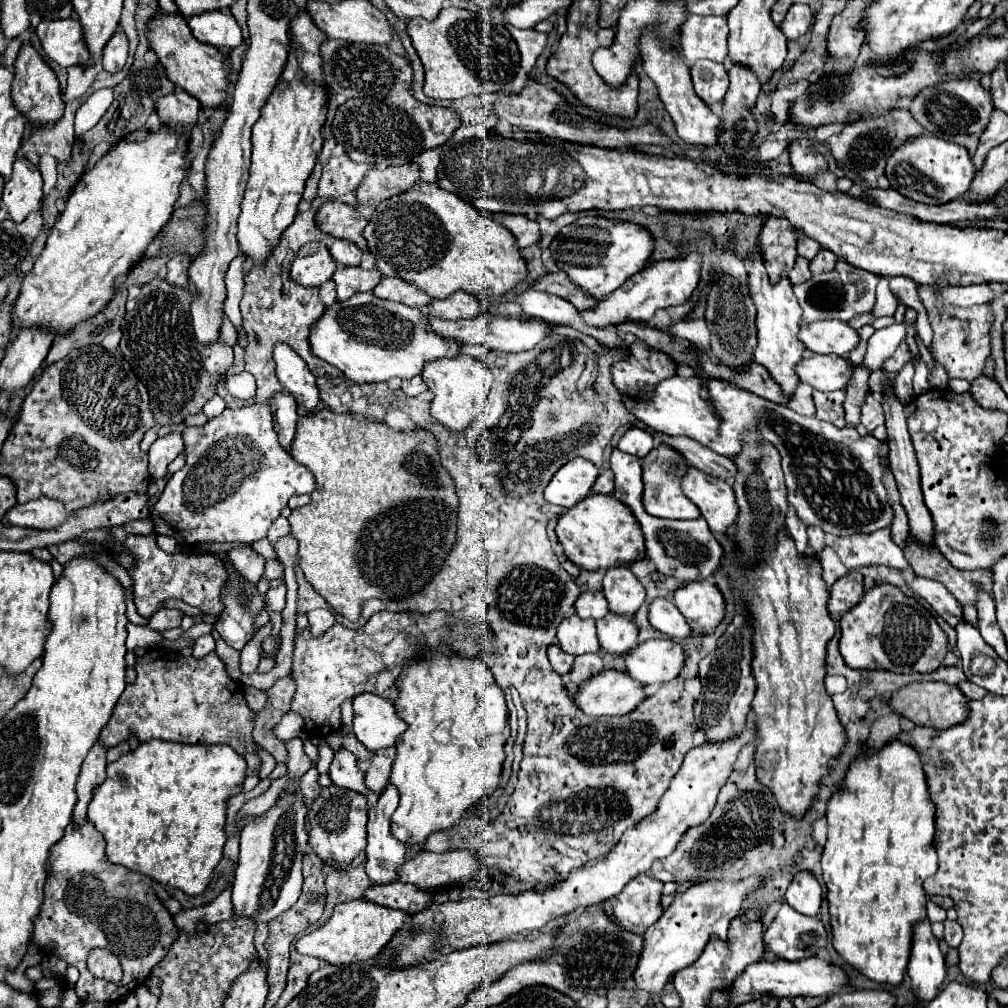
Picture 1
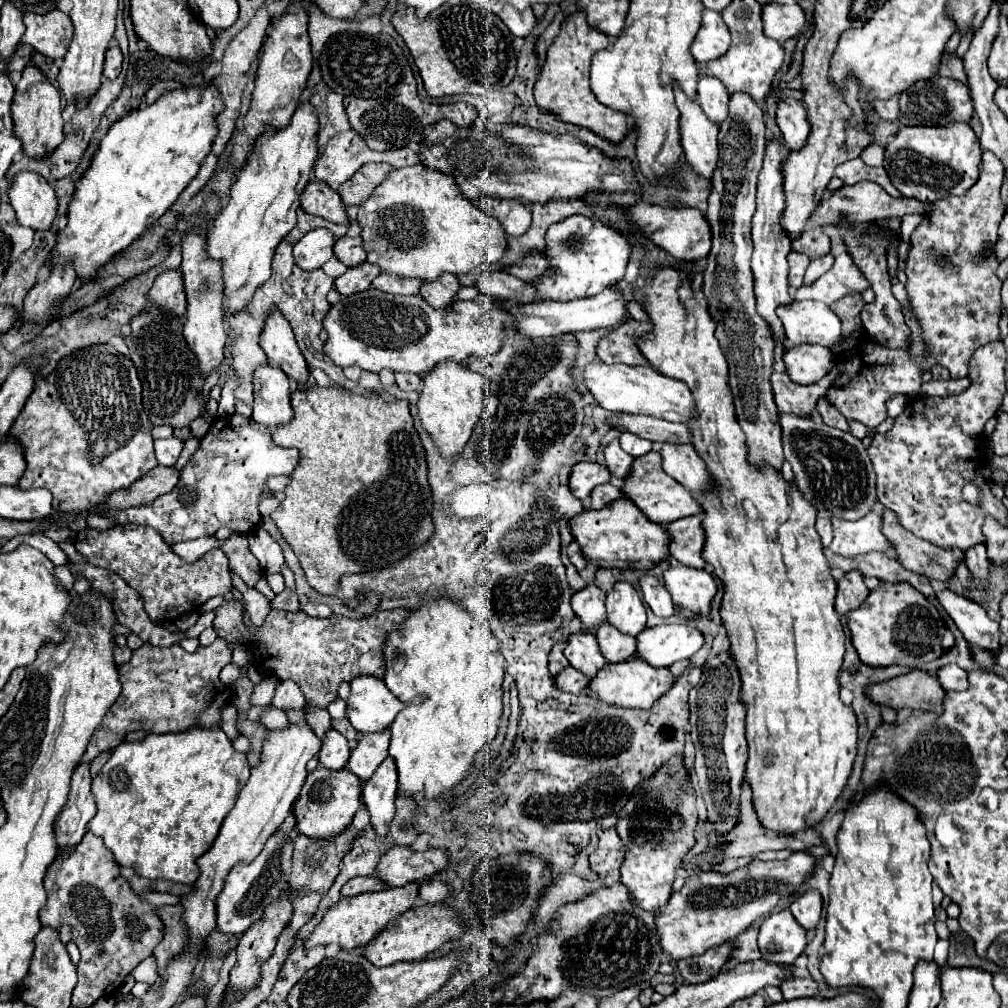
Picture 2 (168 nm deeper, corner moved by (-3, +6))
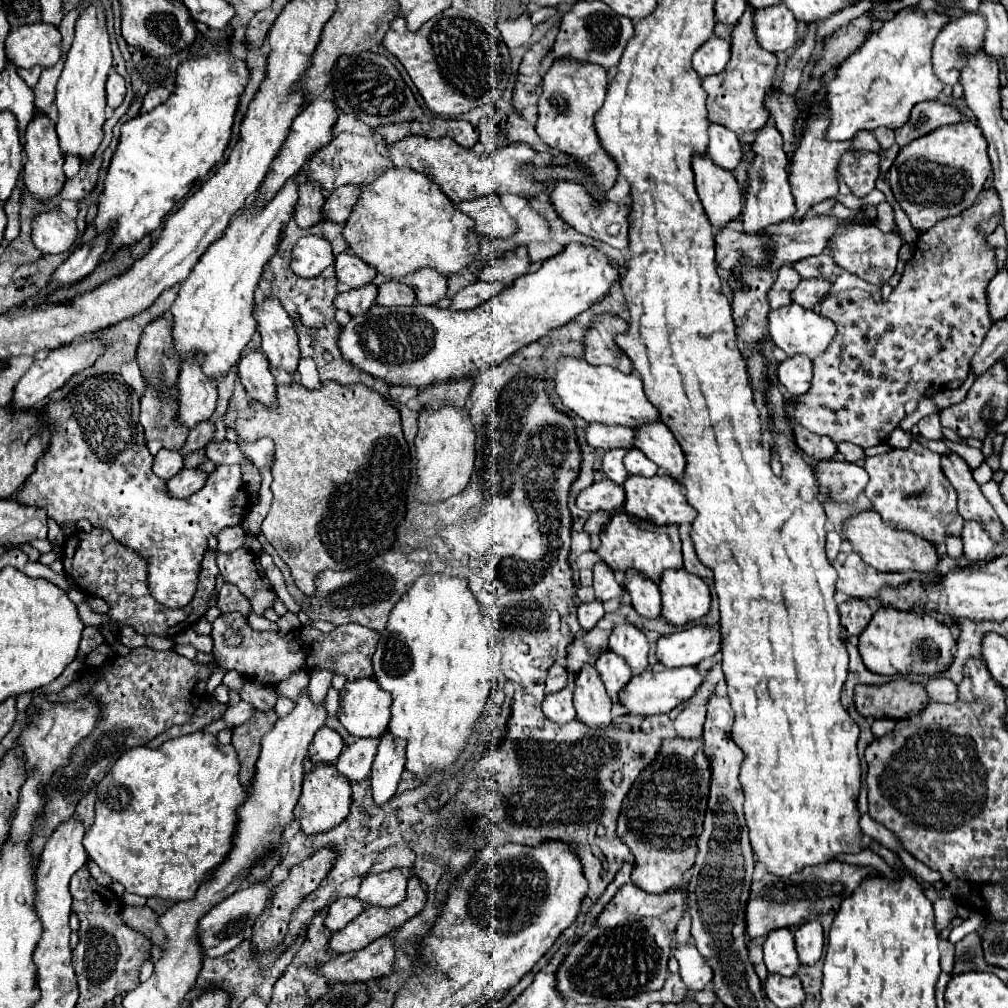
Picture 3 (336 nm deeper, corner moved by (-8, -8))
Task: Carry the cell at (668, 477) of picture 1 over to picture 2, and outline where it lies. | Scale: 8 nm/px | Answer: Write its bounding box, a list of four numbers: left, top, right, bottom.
[622,451,702,525]

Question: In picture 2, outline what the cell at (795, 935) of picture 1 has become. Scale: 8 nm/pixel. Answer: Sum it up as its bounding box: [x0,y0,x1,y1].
[758,909,806,963]

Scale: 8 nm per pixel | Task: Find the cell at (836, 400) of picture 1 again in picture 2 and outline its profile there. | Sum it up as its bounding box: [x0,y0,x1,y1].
[818,397,848,433]

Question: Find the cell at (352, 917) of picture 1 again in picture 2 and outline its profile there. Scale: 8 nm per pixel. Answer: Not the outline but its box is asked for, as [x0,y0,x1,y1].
[308,883,418,951]

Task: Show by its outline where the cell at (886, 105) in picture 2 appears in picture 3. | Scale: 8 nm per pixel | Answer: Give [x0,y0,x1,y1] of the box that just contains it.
[873,127,895,149]

